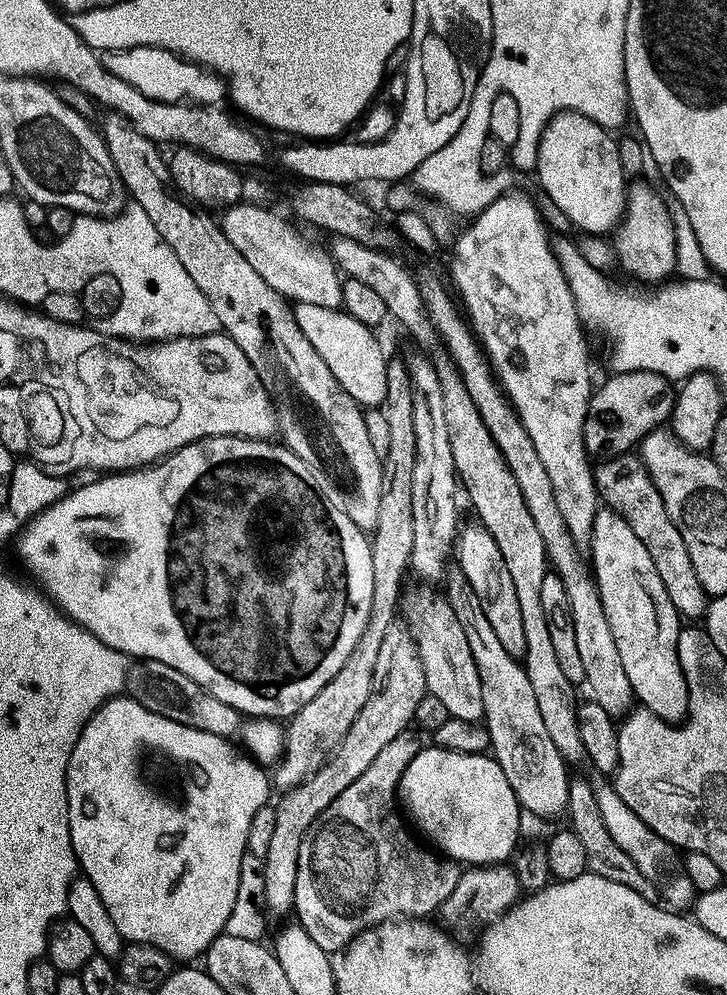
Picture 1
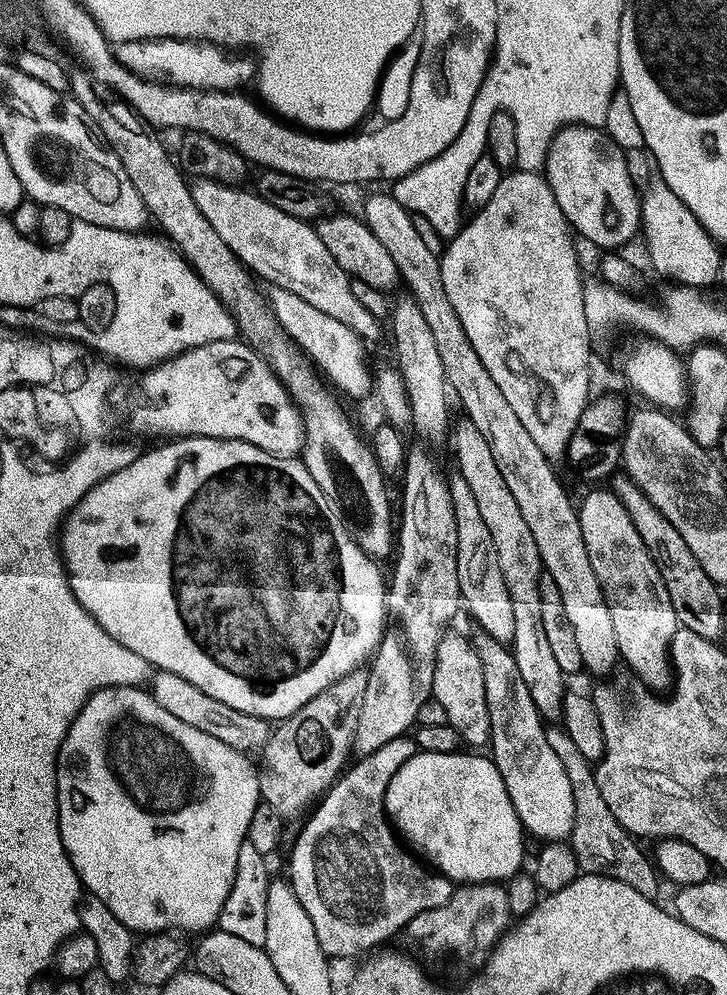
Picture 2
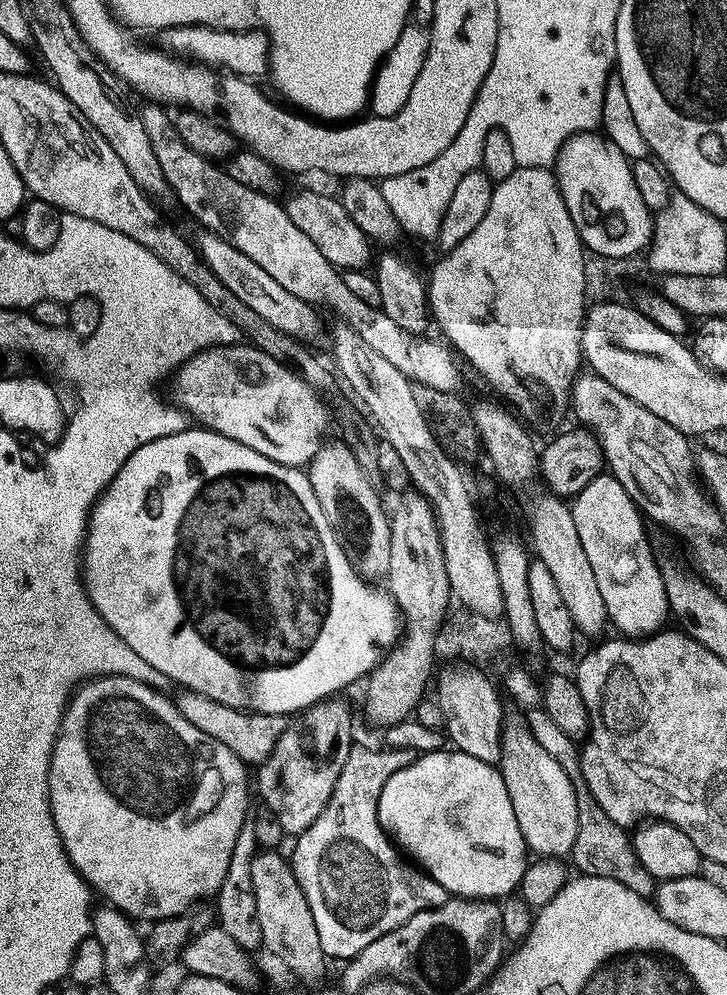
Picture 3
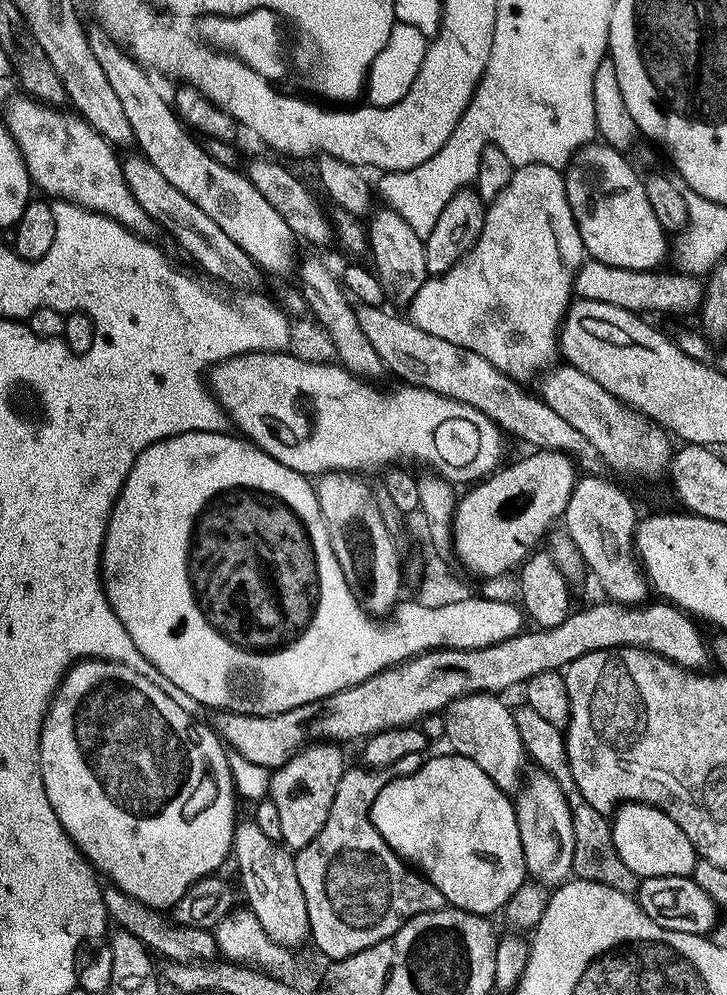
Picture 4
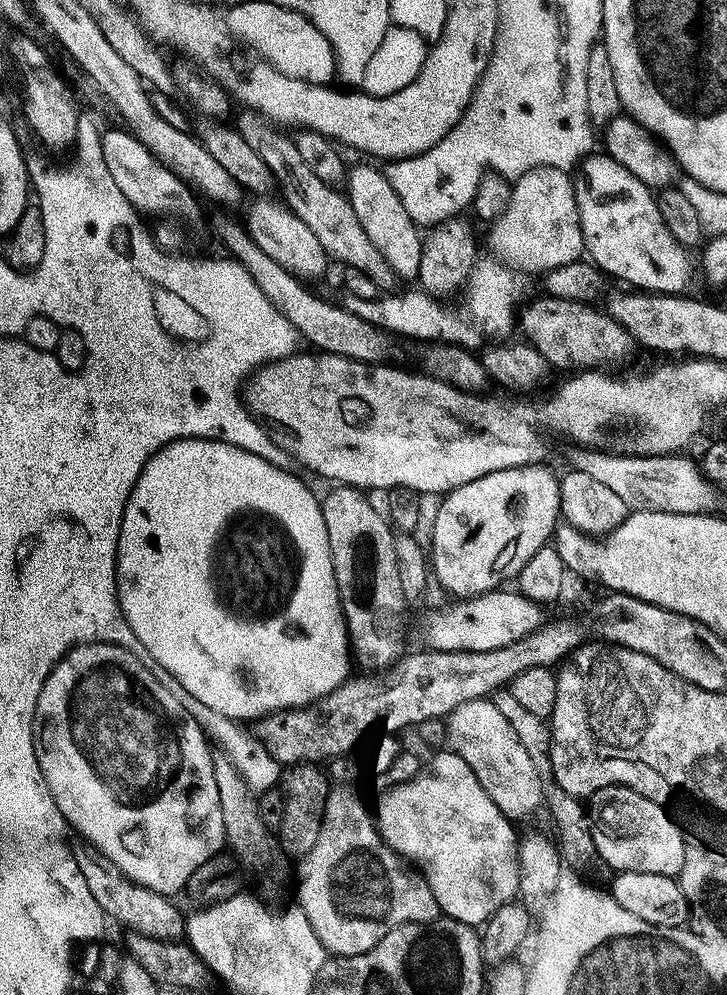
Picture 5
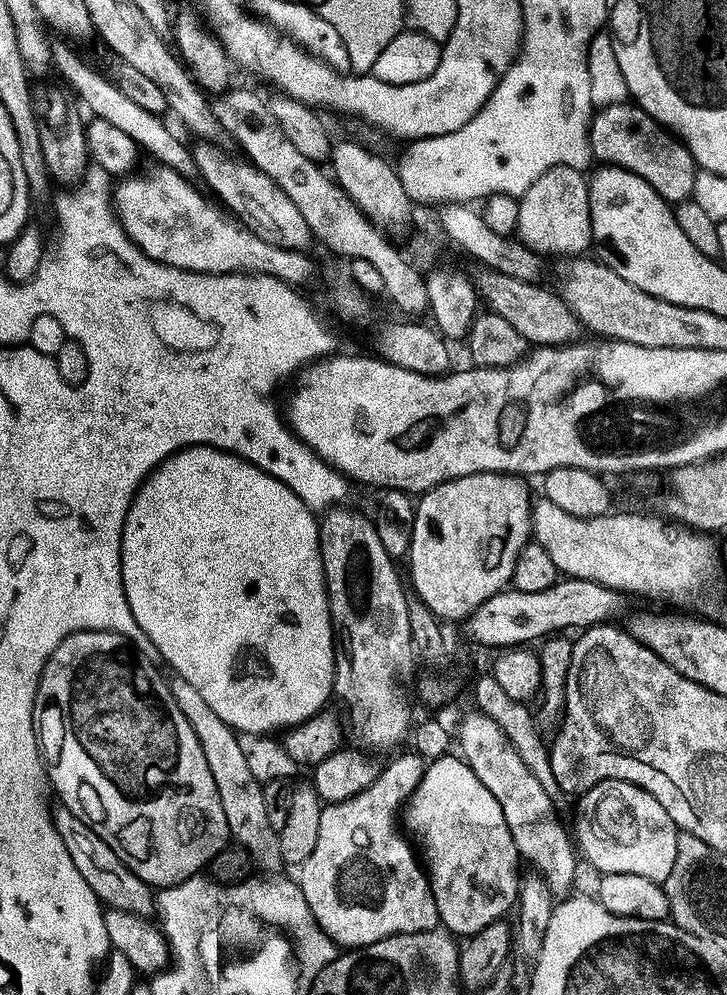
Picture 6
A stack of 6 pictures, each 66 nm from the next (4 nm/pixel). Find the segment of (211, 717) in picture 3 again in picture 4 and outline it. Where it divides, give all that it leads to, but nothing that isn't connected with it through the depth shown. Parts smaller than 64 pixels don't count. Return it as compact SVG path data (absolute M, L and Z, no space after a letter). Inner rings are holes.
M603 602L592 604L589 608L569 612L561 624L543 630L522 630L514 638L506 638L497 644L485 648L438 648L423 653L411 660L405 660L391 668L383 668L378 674L366 678L360 684L344 688L328 696L325 700L315 700L290 710L275 712L269 716L229 712L220 710L215 713L214 731L231 751L237 752L250 762L257 763L269 770L283 766L305 745L317 742L343 742L342 740L363 741L369 736L391 728L407 728L419 722L431 712L443 713L452 701L469 696L475 692L504 694L507 688L527 684L534 674L563 670L573 664L582 654L590 654L607 648L645 648L648 652L657 652L659 656L689 670L704 670L710 664L710 644L700 633L701 625L684 609L667 602L647 603L645 606Z

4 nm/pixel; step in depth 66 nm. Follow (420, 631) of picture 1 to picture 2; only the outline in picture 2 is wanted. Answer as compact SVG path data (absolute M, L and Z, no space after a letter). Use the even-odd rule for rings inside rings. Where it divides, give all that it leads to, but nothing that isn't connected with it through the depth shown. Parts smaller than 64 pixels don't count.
M445 634L440 637L434 662L432 698L446 710L448 725L458 730L460 739L469 749L480 750L492 738L490 706L486 702L486 681L482 679L482 662L471 639Z

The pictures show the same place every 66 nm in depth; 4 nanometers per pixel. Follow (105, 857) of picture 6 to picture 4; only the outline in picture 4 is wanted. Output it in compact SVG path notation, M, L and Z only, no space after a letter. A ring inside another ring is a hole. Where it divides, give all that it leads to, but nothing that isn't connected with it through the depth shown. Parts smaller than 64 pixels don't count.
M115 886L104 888L104 905L108 911L109 921L116 928L124 928L130 934L134 934L134 938L141 940L157 957L165 956L163 958L165 961L178 964L194 964L197 962L212 962L217 959L216 937L211 931L186 928L177 924L169 919L163 911L130 898Z

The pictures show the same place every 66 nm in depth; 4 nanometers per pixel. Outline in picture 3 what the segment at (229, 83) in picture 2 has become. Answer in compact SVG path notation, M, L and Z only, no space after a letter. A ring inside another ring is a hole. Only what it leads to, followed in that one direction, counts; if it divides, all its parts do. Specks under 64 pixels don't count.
M188 25L186 27L168 27L158 33L157 45L170 54L186 57L197 63L207 64L218 70L245 78L257 78L269 71L268 36L260 29L244 32L218 31L217 28Z

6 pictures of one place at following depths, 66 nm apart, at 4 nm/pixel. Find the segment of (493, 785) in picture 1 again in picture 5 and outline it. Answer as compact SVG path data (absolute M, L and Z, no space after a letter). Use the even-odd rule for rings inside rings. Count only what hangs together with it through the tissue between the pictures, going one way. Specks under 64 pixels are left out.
M451 750L437 751L436 757L432 761L427 761L426 767L418 773L417 776L410 780L393 783L392 789L381 798L380 802L374 806L374 819L376 828L380 831L380 837L384 839L385 844L396 853L397 856L405 861L411 862L418 869L421 876L430 886L430 890L434 894L434 898L438 902L441 913L449 920L457 920L458 922L466 922L473 926L480 926L488 921L499 907L511 901L517 895L520 886L520 850L518 847L518 832L515 832L513 821L502 814L502 810L498 810L498 806L490 798L490 794L486 794L486 790L482 790L482 786L478 782L478 778L474 774L474 770L470 770L470 766L466 766L466 762L461 756L457 756Z

